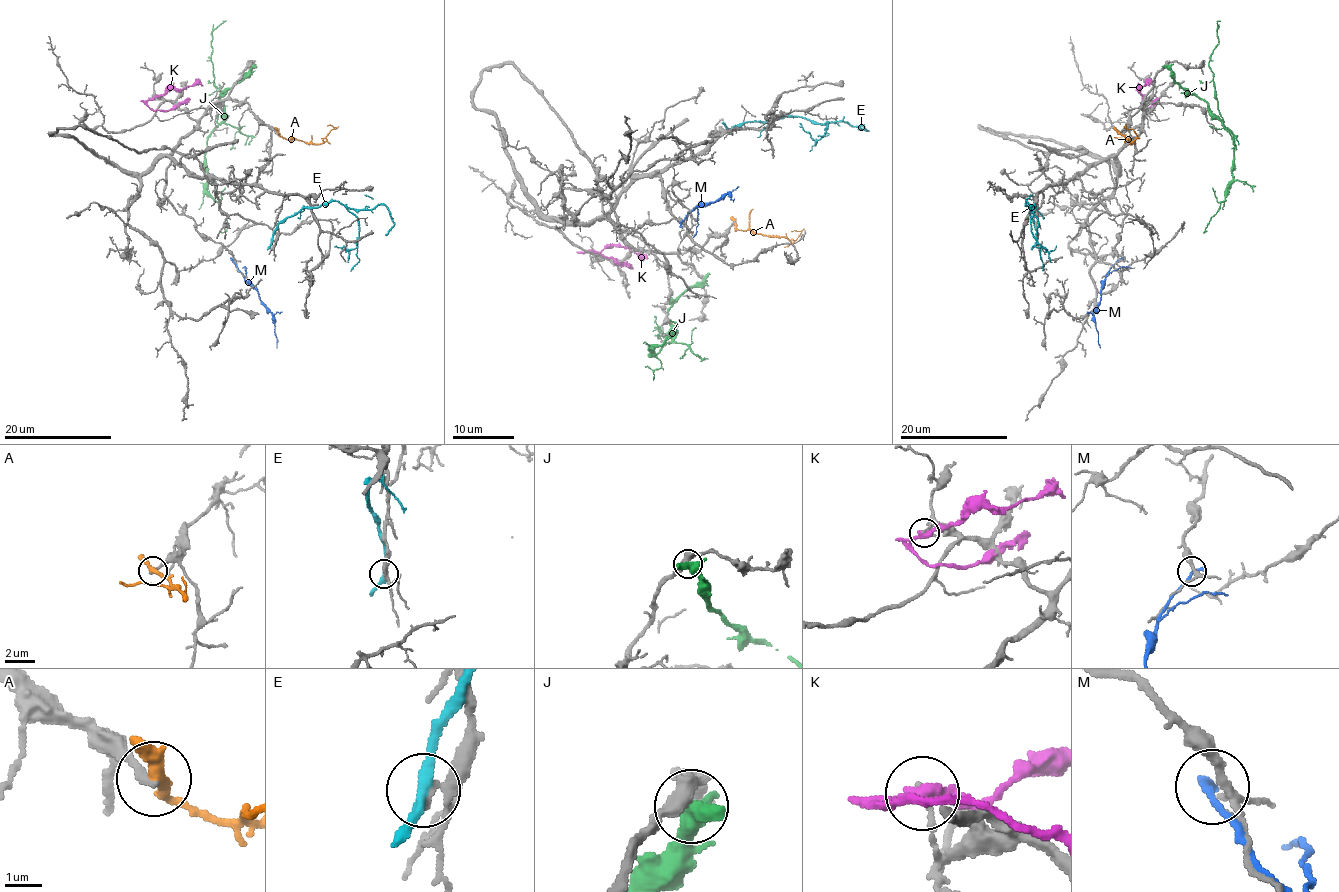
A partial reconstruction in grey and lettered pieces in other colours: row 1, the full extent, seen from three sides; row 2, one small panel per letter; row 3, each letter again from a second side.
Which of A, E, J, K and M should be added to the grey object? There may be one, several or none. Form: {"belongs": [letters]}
{"belongs": []}

